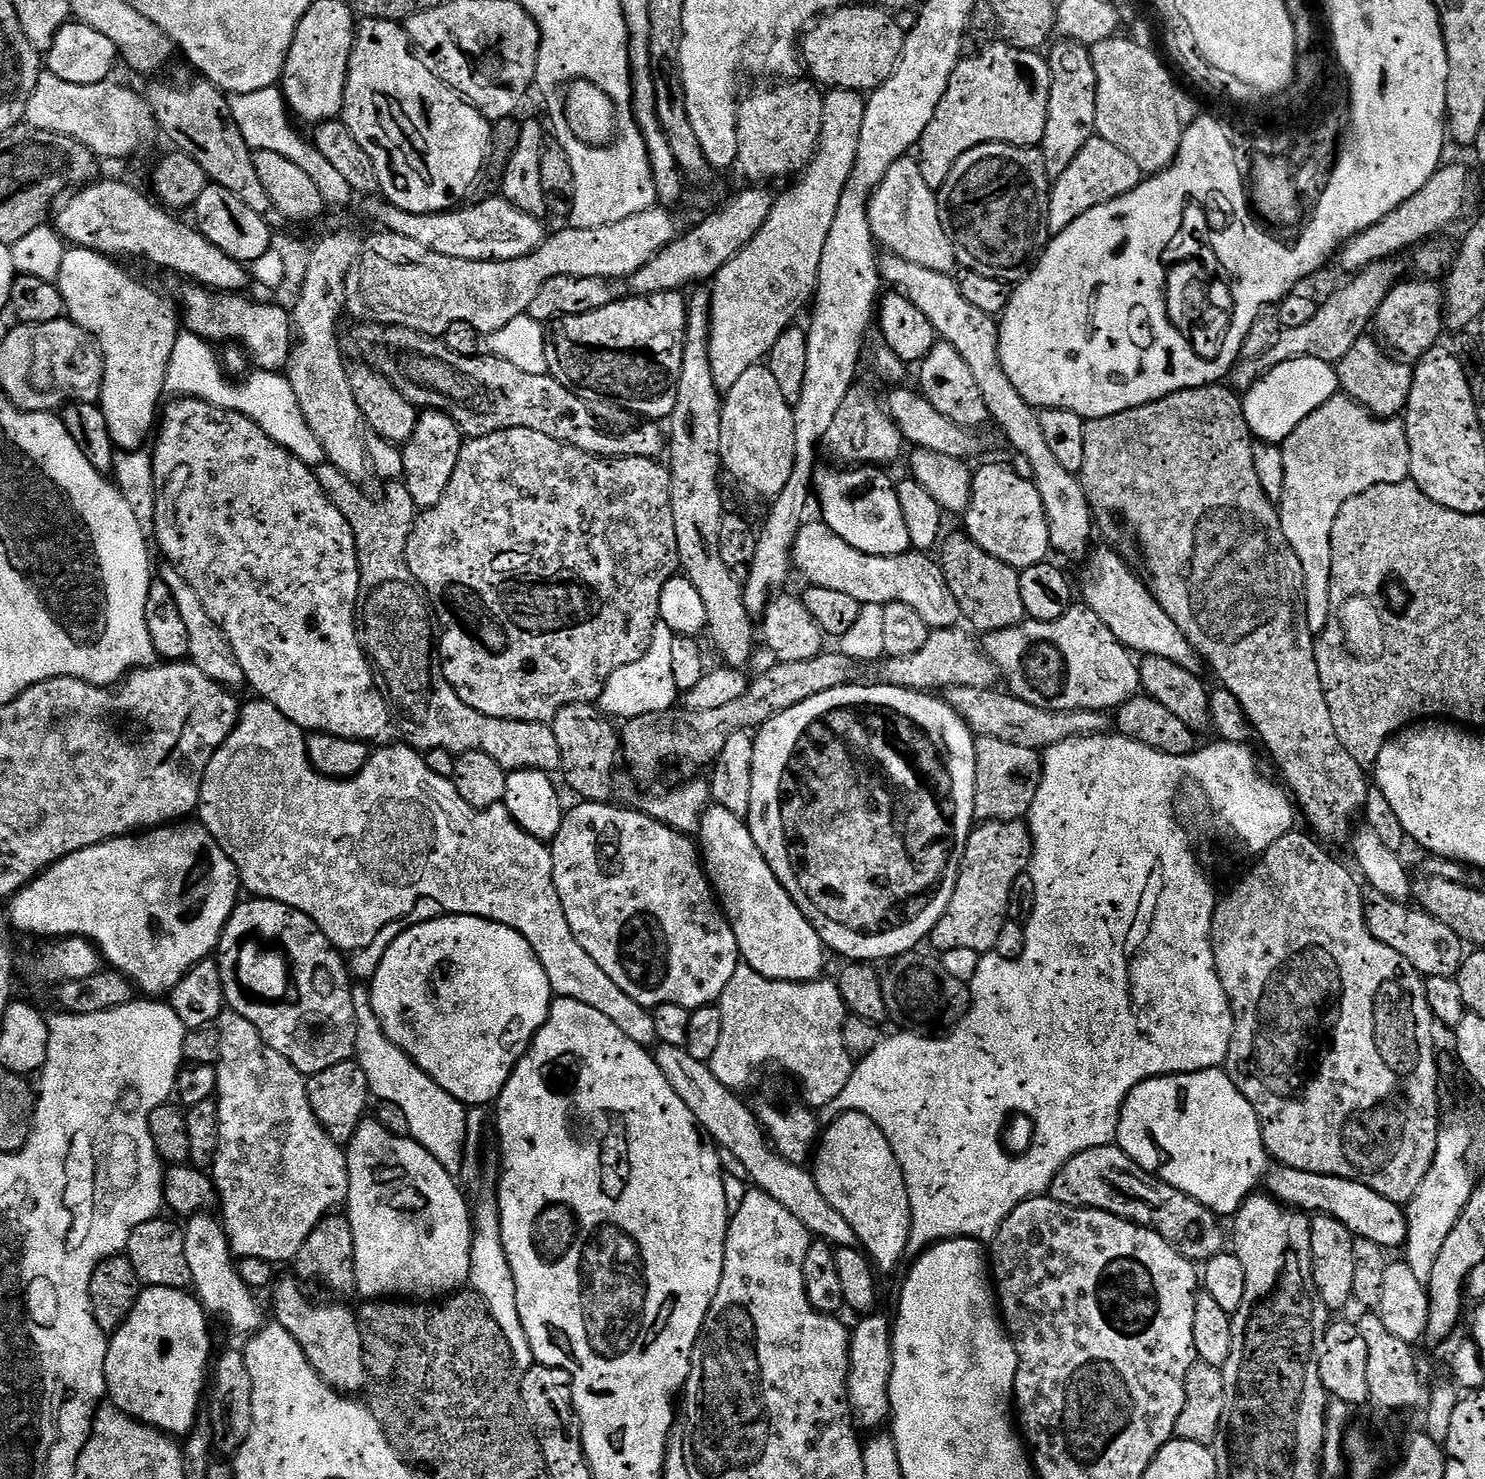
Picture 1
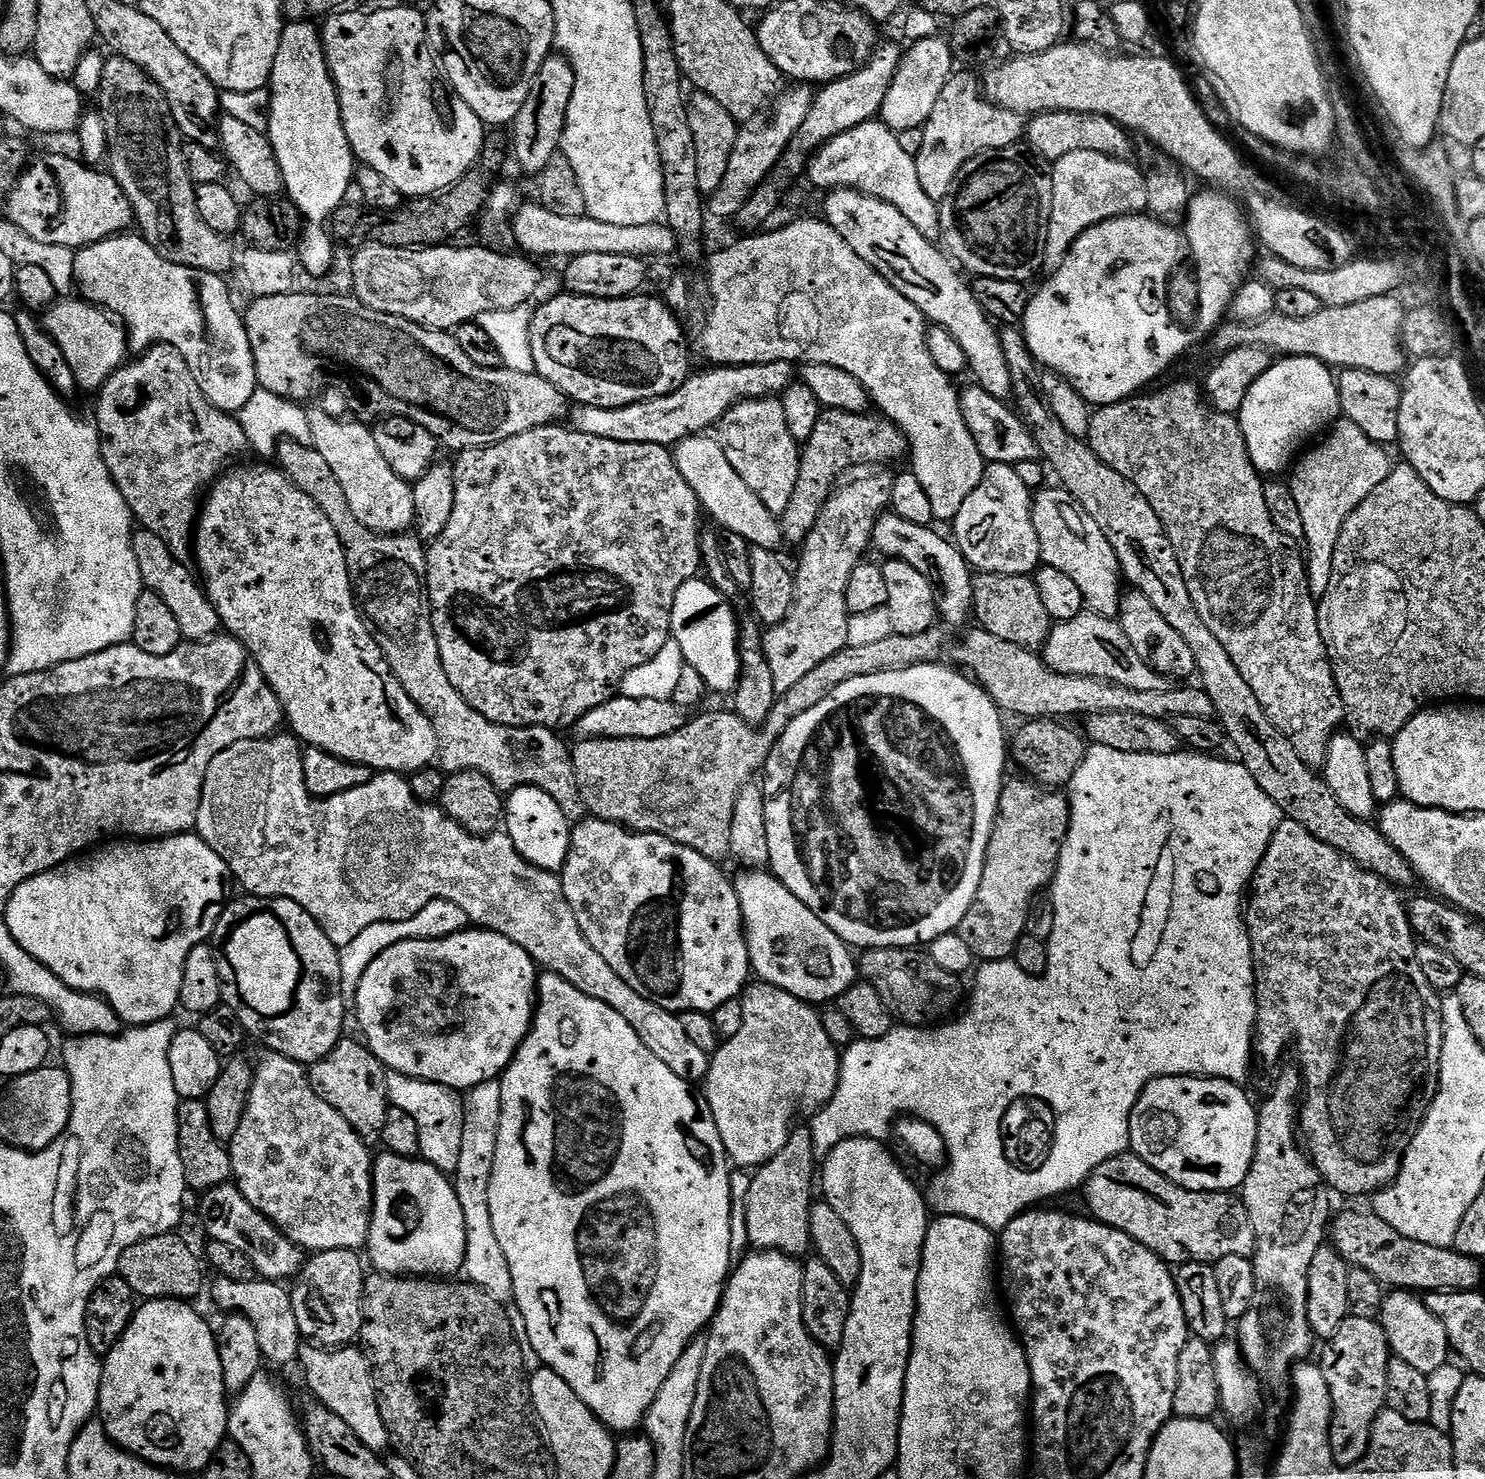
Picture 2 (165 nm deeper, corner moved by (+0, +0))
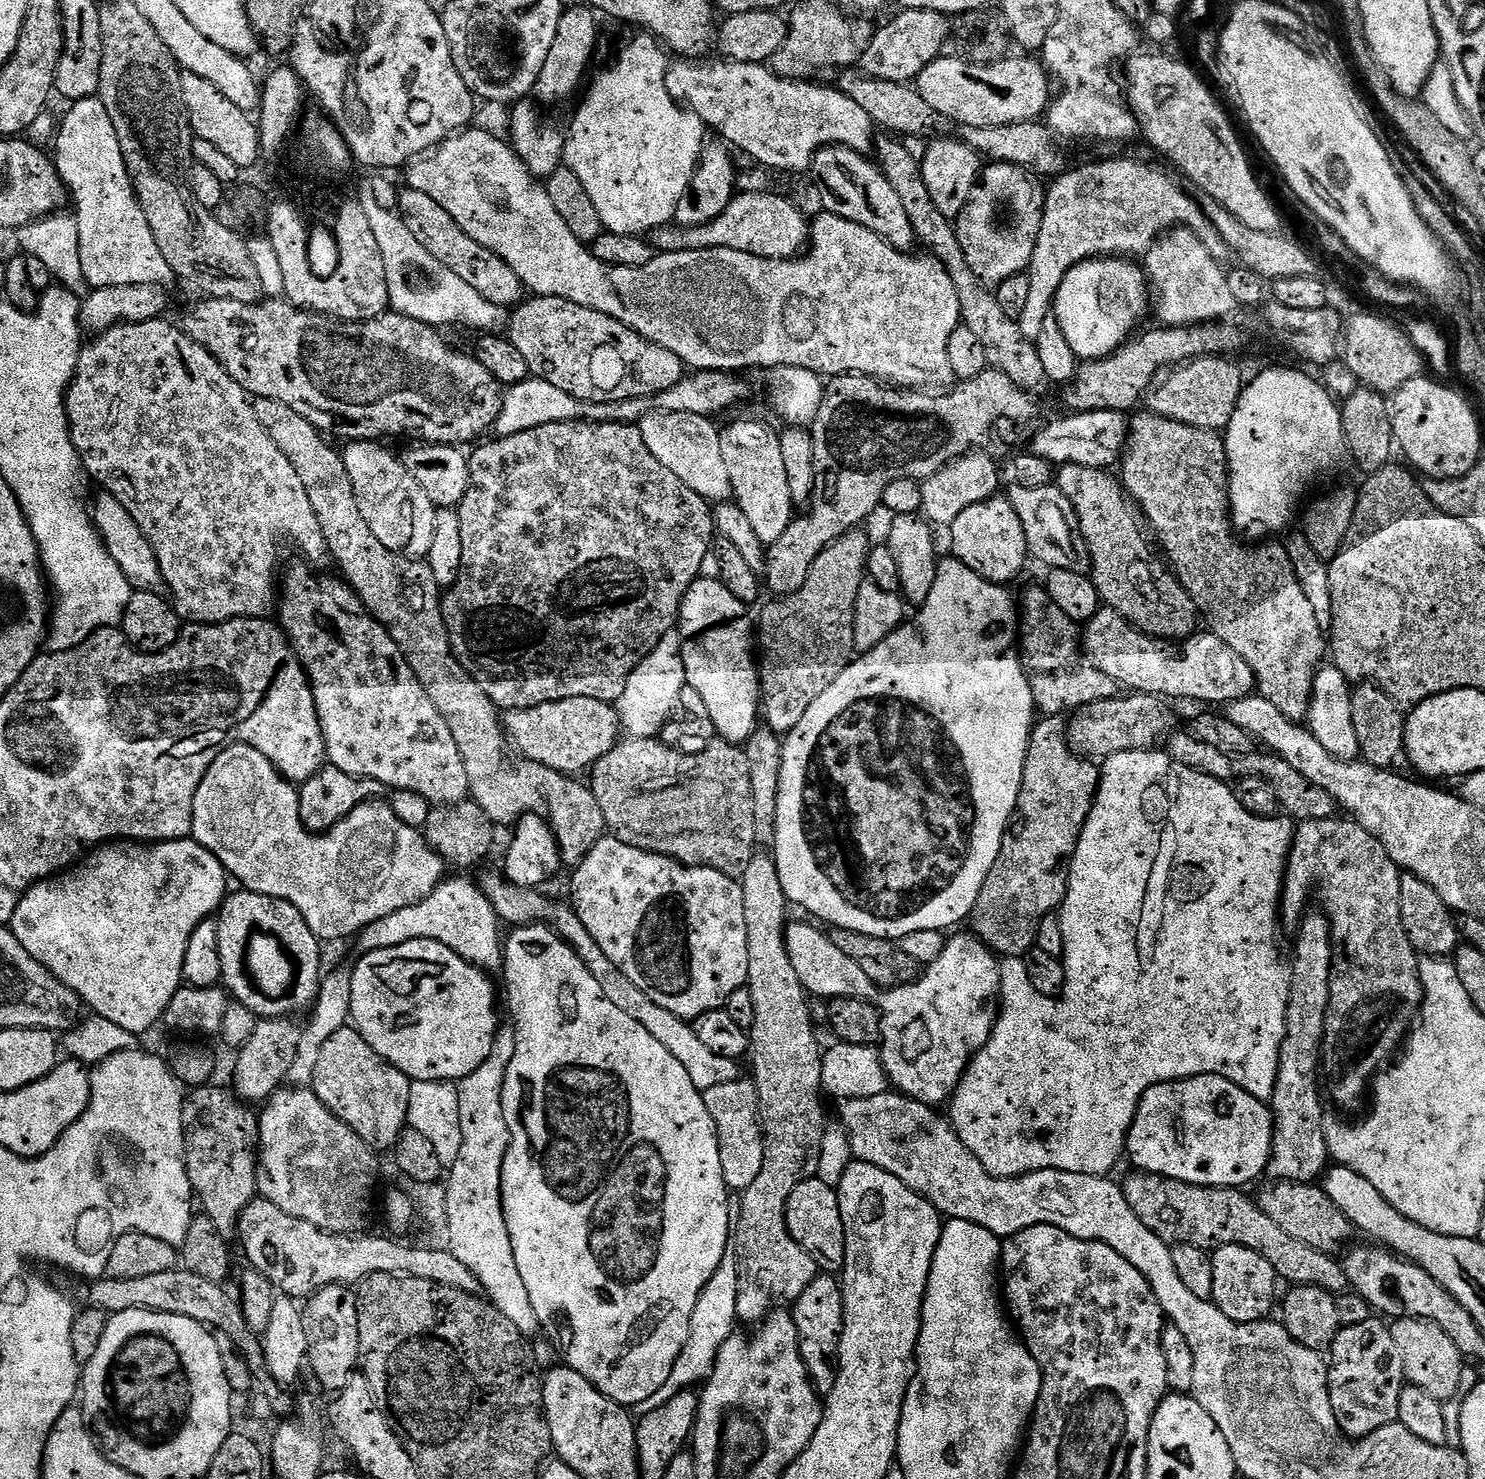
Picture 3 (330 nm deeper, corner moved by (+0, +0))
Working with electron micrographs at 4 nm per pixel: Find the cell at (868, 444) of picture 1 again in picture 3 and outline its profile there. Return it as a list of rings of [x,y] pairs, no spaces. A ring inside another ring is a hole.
[[[853,530],[840,536],[833,544],[822,550],[806,574],[806,582],[794,594],[773,599],[758,616],[758,671],[760,673],[760,702],[763,723],[777,734],[787,734],[802,722],[802,714],[810,710],[810,702],[842,674],[846,665],[852,663],[854,646],[854,622],[858,590],[866,582],[866,565],[870,541],[864,530]]]

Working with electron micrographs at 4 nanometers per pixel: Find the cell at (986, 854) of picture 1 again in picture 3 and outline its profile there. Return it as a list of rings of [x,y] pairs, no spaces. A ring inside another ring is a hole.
[[[1063,715],[1044,716],[1033,723],[1016,811],[970,917],[971,935],[978,937],[997,957],[1027,956],[1028,951],[1036,947],[1042,918],[1053,915],[1064,902],[1068,892],[1068,865],[1072,863],[1082,826],[1096,800],[1096,787],[1100,785],[1100,768],[1092,764],[1095,763],[1091,759],[1076,755],[1068,745],[1068,720]]]

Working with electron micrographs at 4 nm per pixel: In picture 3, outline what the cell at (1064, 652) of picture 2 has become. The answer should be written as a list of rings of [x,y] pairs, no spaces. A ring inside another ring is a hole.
[[[1101,606],[1082,628],[1082,652],[1091,667],[1102,670],[1102,674],[1110,674],[1125,689],[1136,694],[1159,696],[1172,700],[1197,700],[1200,706],[1227,706],[1235,700],[1241,700],[1256,692],[1256,675],[1250,666],[1222,638],[1218,638],[1211,630],[1200,630],[1185,640],[1157,640],[1155,636],[1147,636],[1138,628],[1133,628],[1122,614],[1107,606]]]

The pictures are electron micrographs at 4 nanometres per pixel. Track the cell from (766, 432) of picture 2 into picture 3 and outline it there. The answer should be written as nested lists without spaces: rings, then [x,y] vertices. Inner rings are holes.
[[[736,420],[721,431],[720,441],[722,462],[726,462],[726,474],[730,474],[734,502],[742,514],[746,514],[754,534],[758,534],[765,546],[778,542],[794,519],[779,435],[775,431],[772,433],[760,420]]]

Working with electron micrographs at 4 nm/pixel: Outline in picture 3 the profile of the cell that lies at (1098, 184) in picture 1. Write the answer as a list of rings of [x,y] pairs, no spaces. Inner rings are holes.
[[[1100,160],[1097,164],[1084,164],[1081,168],[1073,167],[1071,170],[1065,171],[1063,176],[1055,177],[1051,181],[1052,185],[1047,185],[1046,195],[1044,198],[1044,217],[1042,218],[1042,226],[1038,234],[1038,242],[1034,246],[1034,254],[1032,260],[1028,263],[1028,270],[1026,275],[1030,278],[1030,298],[1026,301],[1026,310],[1022,310],[1022,318],[1018,322],[1022,334],[1026,334],[1026,338],[1030,338],[1033,342],[1038,338],[1038,334],[1042,330],[1046,318],[1053,311],[1056,302],[1056,291],[1058,286],[1062,286],[1062,278],[1066,278],[1066,274],[1074,266],[1078,266],[1083,260],[1094,260],[1097,258],[1107,257],[1109,254],[1115,254],[1120,258],[1140,258],[1148,251],[1148,248],[1155,240],[1160,239],[1165,232],[1174,228],[1188,228],[1203,242],[1206,250],[1210,250],[1210,254],[1215,260],[1223,261],[1229,255],[1228,248],[1222,242],[1222,238],[1218,234],[1218,230],[1214,230],[1214,226],[1204,216],[1204,212],[1200,208],[1199,203],[1195,199],[1191,200],[1190,197],[1184,193],[1184,188],[1172,176],[1167,176],[1160,168],[1151,168],[1148,164],[1139,164],[1136,160]]]

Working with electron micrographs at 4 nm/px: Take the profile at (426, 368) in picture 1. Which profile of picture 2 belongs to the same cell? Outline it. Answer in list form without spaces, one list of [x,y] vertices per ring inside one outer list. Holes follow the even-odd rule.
[[[293,290],[286,294],[255,297],[251,301],[253,304],[249,306],[248,312],[246,308],[243,313],[246,334],[250,338],[250,346],[254,354],[256,382],[259,387],[266,389],[267,392],[284,396],[288,400],[304,402],[312,388],[319,386],[320,379],[323,376],[329,376],[332,379],[333,386],[344,395],[345,402],[352,407],[351,415],[353,417],[372,416],[371,418],[387,418],[389,416],[404,416],[406,419],[414,421],[418,426],[430,430],[430,434],[434,434],[436,441],[443,447],[445,444],[446,447],[453,448],[453,453],[456,454],[462,453],[468,448],[484,448],[487,444],[497,444],[506,438],[514,438],[518,434],[526,434],[526,430],[555,425],[557,422],[563,421],[560,419],[563,416],[565,419],[566,413],[569,411],[570,401],[568,397],[564,393],[559,392],[550,382],[546,382],[546,378],[536,375],[535,372],[518,374],[514,370],[503,366],[499,368],[478,366],[474,362],[470,362],[470,358],[466,358],[462,346],[458,346],[455,335],[449,334],[447,331],[415,324],[406,318],[398,318],[397,316],[391,316],[385,312],[368,308],[352,294],[347,294],[348,296],[315,296],[312,292],[300,291]]]

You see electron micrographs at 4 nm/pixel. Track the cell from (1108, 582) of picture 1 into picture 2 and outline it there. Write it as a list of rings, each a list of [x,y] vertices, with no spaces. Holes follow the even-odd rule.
[[[1045,486],[1032,497],[1034,530],[1040,543],[1040,558],[1047,567],[1062,570],[1082,590],[1084,603],[1099,616],[1116,618],[1120,615],[1122,573],[1120,563],[1106,542],[1106,534],[1098,530],[1098,522],[1082,510],[1077,500],[1072,499],[1062,486]]]

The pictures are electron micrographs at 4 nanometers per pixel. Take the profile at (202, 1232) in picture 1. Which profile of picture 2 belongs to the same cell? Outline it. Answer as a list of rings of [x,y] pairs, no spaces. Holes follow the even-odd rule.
[[[221,1276],[213,1279],[212,1300],[224,1314],[239,1314],[250,1318],[258,1334],[258,1346],[264,1360],[272,1364],[288,1364],[297,1359],[302,1347],[302,1337],[298,1330],[298,1318],[294,1318],[294,1306],[289,1289],[283,1283],[263,1278],[250,1282],[234,1282]]]

